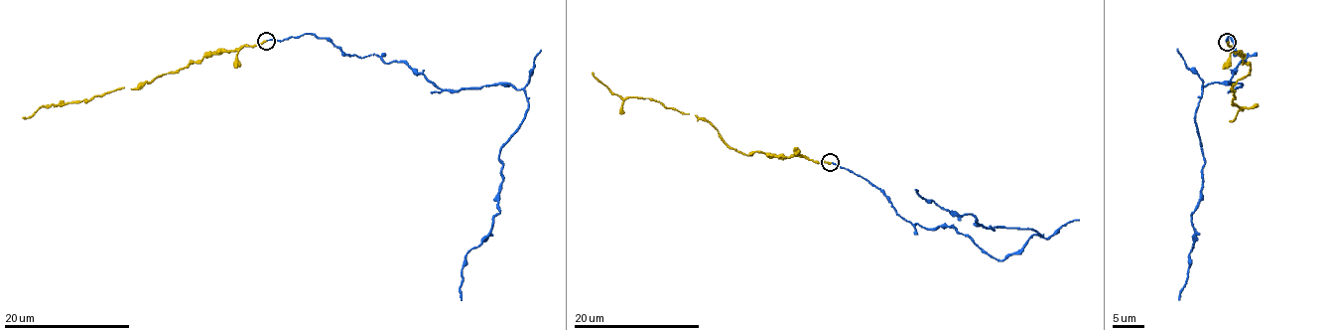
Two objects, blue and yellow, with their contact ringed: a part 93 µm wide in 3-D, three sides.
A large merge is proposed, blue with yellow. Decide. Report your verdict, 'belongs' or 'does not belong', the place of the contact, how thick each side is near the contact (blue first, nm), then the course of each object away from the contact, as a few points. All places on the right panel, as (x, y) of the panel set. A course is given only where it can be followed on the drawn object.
does not belong; at (1227, 42); 120 nm thick on the blue side, 190 nm on the other; blue runs (1226, 42), (1249, 55), (1231, 88), (1243, 83), (1201, 91), (1202, 199), (1178, 299); yellow runs (1227, 42), (1251, 67), (1231, 90), (1232, 103), (1243, 107), (1230, 120)

